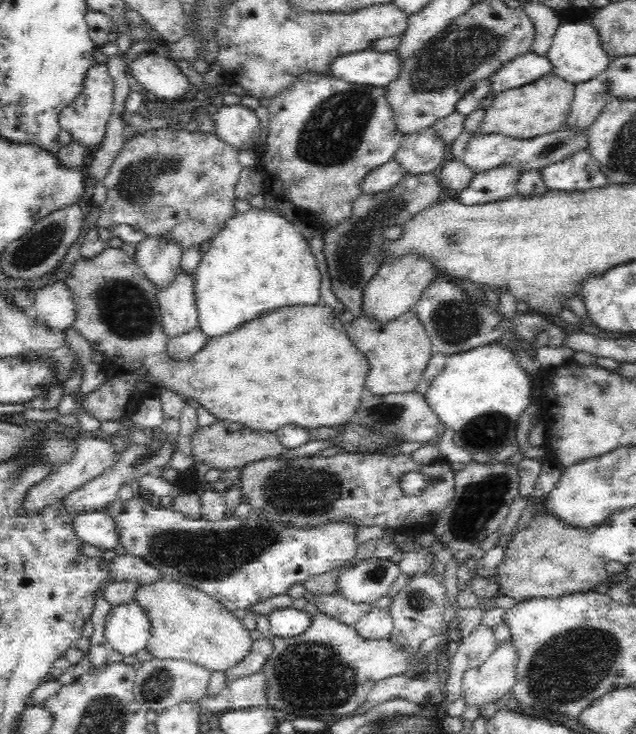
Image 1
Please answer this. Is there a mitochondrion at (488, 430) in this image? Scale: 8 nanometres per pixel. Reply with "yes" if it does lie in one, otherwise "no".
yes

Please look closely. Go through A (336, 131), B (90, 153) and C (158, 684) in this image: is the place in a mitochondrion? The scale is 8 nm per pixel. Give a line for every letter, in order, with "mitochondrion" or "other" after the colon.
A: mitochondrion
B: other
C: mitochondrion

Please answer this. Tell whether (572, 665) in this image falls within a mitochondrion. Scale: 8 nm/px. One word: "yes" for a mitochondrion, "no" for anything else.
yes

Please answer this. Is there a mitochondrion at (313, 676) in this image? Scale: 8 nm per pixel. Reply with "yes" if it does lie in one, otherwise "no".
yes

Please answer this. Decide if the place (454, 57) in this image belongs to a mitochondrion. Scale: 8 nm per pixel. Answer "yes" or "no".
yes

